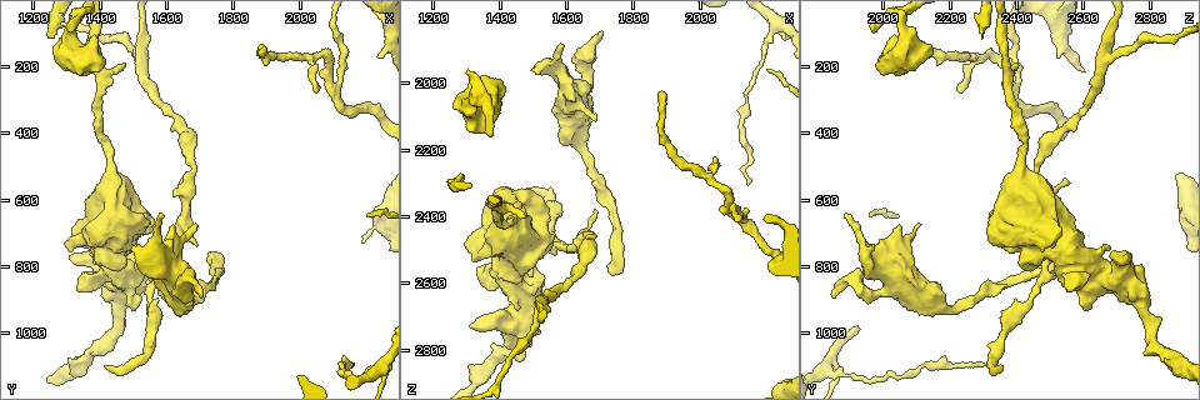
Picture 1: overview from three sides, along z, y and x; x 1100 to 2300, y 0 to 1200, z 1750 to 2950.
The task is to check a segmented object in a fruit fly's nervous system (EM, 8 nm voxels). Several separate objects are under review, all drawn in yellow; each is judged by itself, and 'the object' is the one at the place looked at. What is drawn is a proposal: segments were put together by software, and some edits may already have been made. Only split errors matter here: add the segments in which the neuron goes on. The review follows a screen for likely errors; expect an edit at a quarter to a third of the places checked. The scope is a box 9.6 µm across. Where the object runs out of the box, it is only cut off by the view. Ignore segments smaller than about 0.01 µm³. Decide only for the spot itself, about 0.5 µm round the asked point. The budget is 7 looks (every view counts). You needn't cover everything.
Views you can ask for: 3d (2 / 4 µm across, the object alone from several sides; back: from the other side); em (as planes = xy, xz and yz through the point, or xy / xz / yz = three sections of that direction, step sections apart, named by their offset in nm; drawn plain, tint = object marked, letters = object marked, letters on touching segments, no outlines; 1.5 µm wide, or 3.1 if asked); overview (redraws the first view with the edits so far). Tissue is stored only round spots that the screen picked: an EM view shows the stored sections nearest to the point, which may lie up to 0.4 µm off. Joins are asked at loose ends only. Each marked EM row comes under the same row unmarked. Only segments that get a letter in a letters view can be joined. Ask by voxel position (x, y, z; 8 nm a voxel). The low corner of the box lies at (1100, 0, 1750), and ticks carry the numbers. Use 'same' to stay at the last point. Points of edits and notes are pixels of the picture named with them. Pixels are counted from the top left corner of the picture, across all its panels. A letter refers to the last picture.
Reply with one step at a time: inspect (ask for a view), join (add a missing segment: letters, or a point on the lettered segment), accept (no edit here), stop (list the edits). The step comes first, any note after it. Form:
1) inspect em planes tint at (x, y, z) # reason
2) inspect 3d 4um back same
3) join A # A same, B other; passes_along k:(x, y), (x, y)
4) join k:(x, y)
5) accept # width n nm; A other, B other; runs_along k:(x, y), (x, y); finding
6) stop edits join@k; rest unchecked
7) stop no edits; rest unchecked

inspect em planes letters at (1560, 670, 2450) # free end

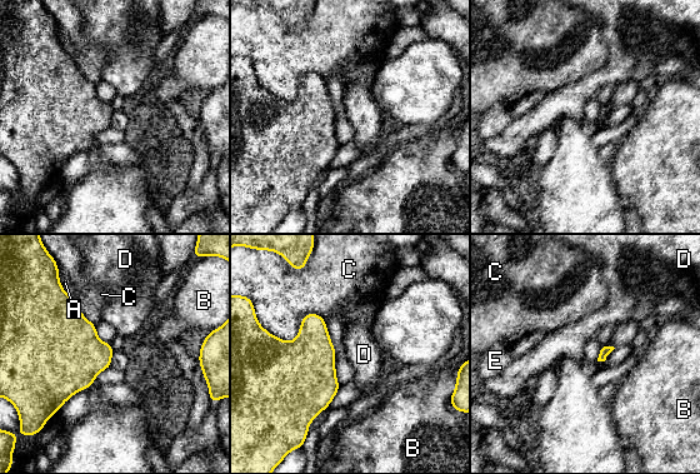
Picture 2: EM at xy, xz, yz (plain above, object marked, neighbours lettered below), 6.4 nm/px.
accept # longest_contact C 360 nm; A other, B other, C other, D other, E other; border 2:(325, 320), (271, 335); none of them fits

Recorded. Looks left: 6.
inspect 3d 4um back at (1680, 670, 2120) # an open end

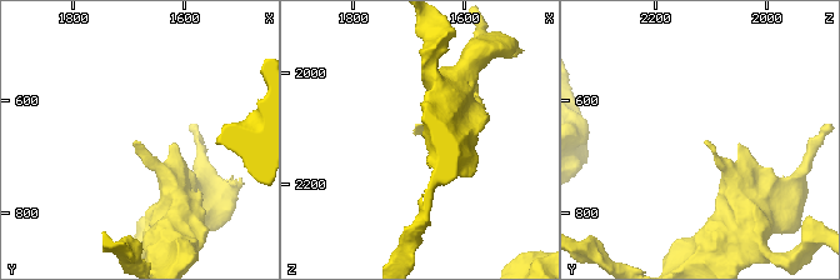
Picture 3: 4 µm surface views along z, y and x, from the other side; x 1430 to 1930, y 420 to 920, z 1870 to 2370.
inspect em yz step 8 tint at (1680, 675, 2115) # need the tissue

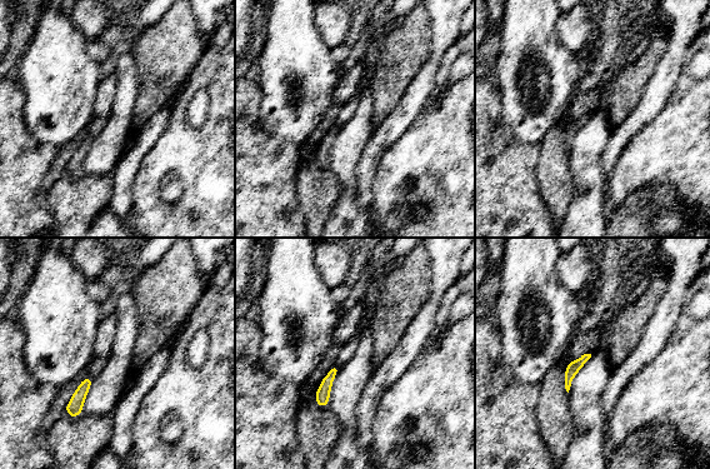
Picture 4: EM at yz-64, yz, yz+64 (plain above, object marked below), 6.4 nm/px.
inspect em xy step 8 letters same

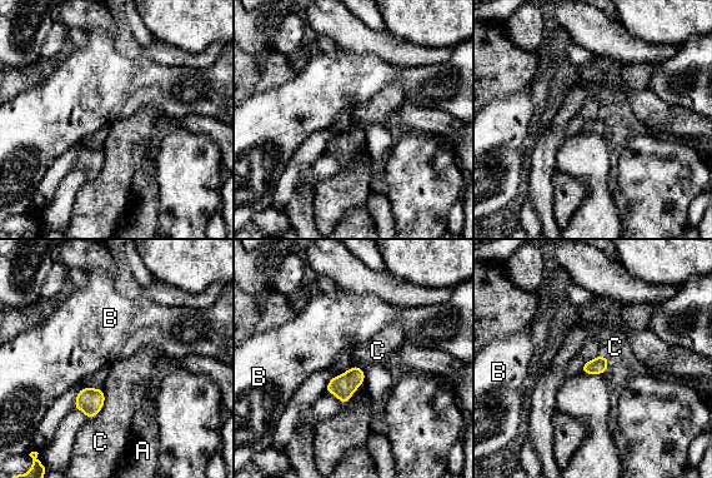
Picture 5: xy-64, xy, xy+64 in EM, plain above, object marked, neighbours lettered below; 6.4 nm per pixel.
accept # A other, B other, C other; border 5:(103, 388), (104, 406), (86, 421); none of them fits

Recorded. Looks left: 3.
inspect em planes letters at (1420, 1100, 2350) # long arm stops here

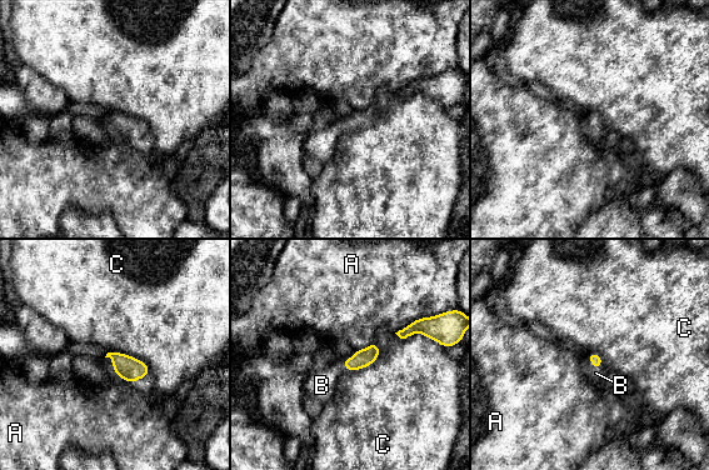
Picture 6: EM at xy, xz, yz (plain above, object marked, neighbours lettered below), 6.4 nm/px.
join B # A other, B same, C other; it goes on there

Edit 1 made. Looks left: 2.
stop edits join@6; rest unchecked

